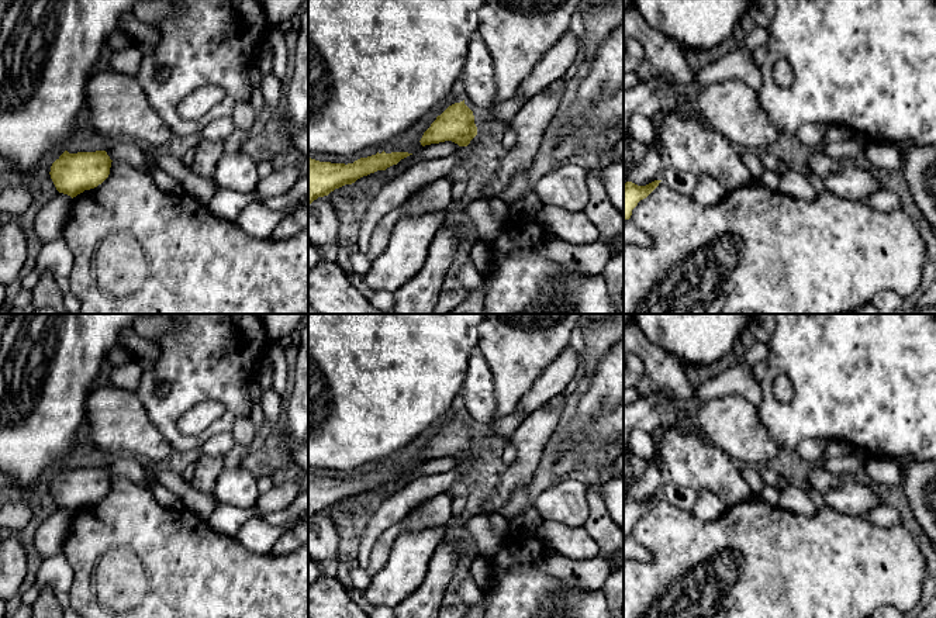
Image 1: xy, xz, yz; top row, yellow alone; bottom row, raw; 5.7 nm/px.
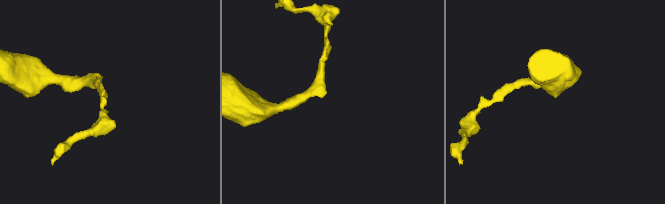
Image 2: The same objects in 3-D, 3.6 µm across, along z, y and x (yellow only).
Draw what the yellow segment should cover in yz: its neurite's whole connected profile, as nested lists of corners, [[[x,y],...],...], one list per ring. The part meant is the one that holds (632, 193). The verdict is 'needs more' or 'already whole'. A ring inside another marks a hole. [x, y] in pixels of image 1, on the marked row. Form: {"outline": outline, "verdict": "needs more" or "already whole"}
{"outline": [[[654,180],[646,186],[638,186],[632,182],[624,183],[624,221],[631,218],[632,210],[638,203],[646,198],[660,182],[662,180]]], "verdict": "already whole"}

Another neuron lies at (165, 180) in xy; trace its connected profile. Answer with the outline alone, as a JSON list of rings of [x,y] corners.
[[[144,146],[144,153],[149,165],[149,170],[146,173],[151,175],[151,177],[159,187],[169,191],[183,191],[183,184],[179,180],[176,180],[172,175],[169,175],[166,170],[163,170],[158,163],[156,151]]]

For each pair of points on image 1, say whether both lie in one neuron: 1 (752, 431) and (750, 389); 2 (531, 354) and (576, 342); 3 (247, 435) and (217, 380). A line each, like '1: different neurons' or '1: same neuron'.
1: different neurons
2: different neurons
3: different neurons

